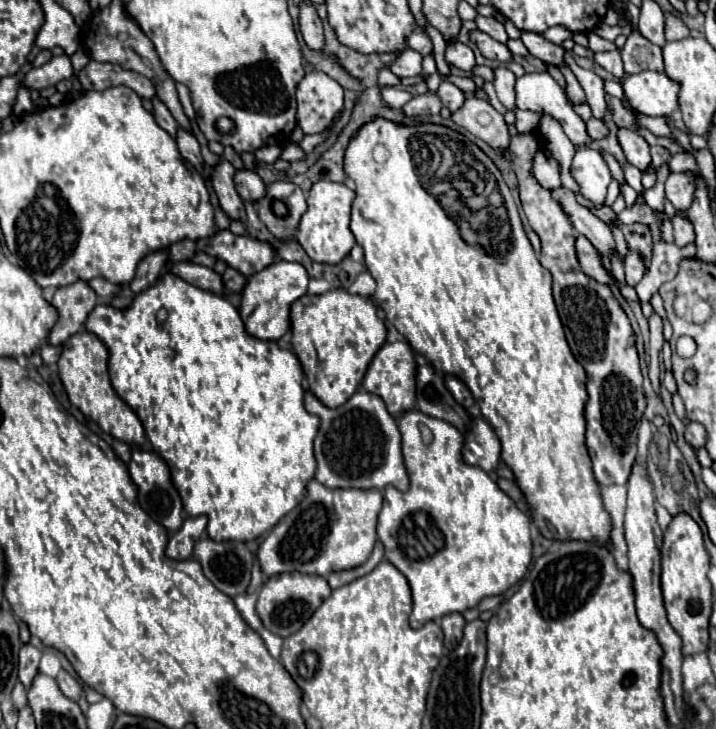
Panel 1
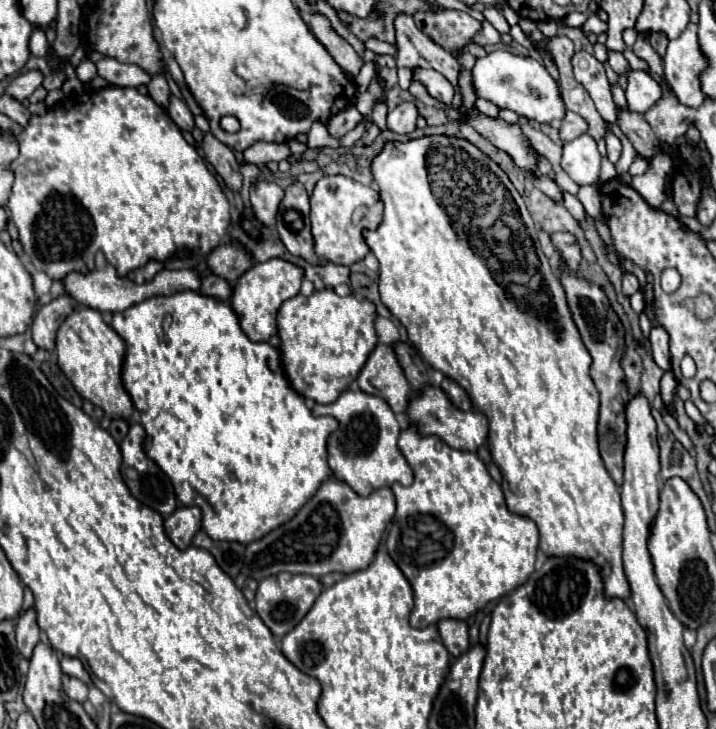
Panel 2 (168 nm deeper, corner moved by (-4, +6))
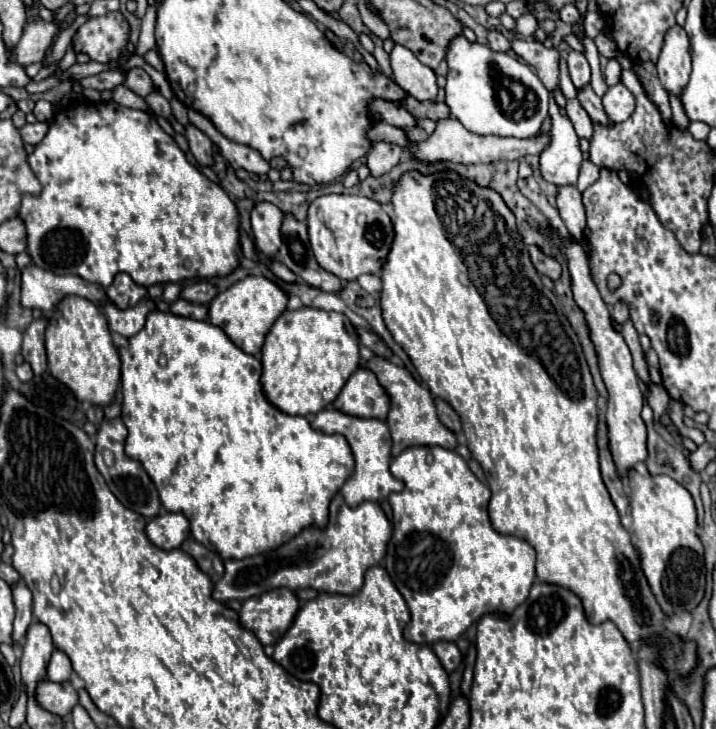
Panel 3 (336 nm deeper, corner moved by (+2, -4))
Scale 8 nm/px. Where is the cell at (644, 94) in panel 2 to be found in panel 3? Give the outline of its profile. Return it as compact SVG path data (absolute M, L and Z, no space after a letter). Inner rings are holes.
M621 83L609 87L601 101L605 107L605 115L609 115L613 123L623 123L633 113L635 107L635 97Z

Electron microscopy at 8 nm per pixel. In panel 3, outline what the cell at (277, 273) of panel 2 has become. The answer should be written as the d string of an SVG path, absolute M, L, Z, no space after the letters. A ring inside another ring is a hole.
M253 277L235 283L227 291L219 293L213 303L209 303L209 323L221 327L237 347L241 347L249 355L259 355L265 335L273 321L285 311L287 307L287 295L269 279L265 277Z

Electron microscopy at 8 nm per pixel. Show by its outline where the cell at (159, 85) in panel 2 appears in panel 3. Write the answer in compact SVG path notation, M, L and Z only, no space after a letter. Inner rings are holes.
M141 67L127 69L123 85L129 87L131 91L135 91L137 95L149 95L153 91L153 81L151 81L151 77Z

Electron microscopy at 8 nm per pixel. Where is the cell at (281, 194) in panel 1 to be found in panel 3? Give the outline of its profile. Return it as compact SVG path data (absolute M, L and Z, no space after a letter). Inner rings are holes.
M287 215L283 219L281 233L283 233L283 247L279 251L279 261L285 263L297 275L299 281L327 293L337 293L341 291L341 287L345 287L345 283L337 275L325 271L315 261L315 255L311 251L311 243L307 237L307 227L303 223Z

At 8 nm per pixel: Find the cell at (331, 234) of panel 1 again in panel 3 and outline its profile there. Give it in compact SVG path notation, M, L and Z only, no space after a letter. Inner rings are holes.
M323 195L323 197L317 197L309 205L307 225L309 225L309 239L311 239L311 247L313 247L317 263L325 271L337 275L343 281L355 281L363 273L379 273L387 255L389 255L389 247L393 243L391 217L385 213L381 203L377 203L369 197L361 197L361 195Z

